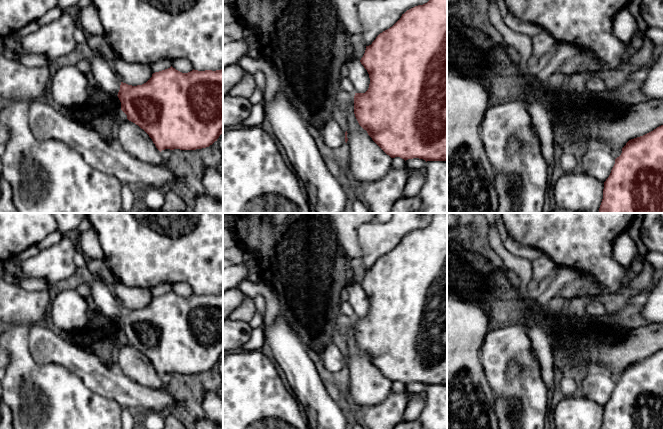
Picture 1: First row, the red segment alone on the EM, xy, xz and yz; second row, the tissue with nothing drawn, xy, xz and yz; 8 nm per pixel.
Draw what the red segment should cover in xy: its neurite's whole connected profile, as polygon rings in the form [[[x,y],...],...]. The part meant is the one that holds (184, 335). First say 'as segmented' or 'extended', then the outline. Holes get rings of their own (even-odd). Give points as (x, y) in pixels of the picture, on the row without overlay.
extended; [[[101,279],[89,283],[91,297],[94,299],[98,311],[103,315],[117,319],[121,326],[121,334],[127,343],[143,353],[152,363],[156,372],[161,376],[165,373],[196,374],[209,371],[223,357],[223,293],[221,294],[192,294],[182,297],[172,290],[155,296],[144,308],[132,310],[123,307],[116,298],[113,288]]]

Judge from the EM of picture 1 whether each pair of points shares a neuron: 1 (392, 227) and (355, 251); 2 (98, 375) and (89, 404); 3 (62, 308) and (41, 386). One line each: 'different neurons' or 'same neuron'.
1: different neurons
2: different neurons
3: different neurons

